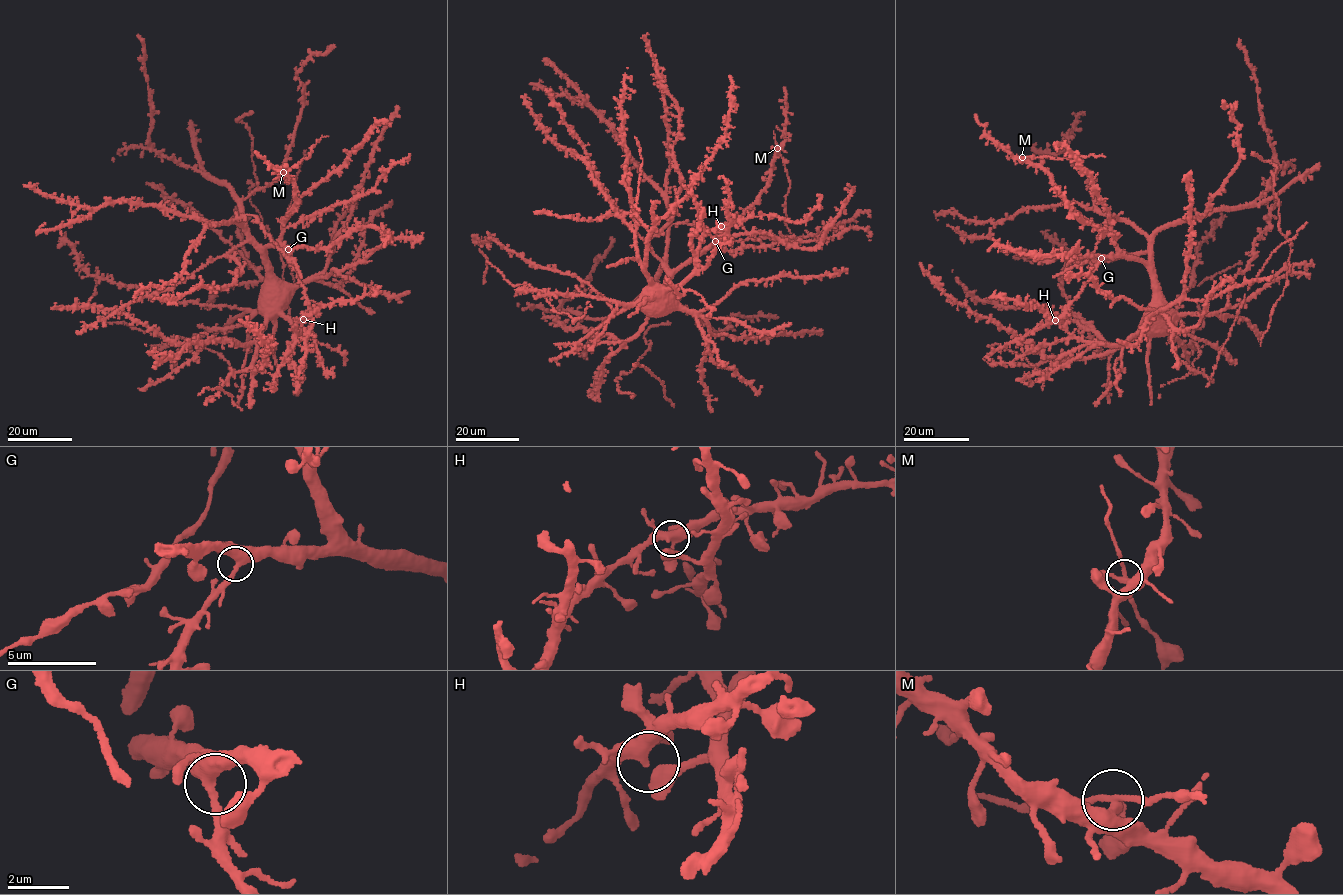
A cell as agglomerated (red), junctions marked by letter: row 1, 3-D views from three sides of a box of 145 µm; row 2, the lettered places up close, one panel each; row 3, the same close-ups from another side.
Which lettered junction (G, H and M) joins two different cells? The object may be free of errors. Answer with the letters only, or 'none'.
none

